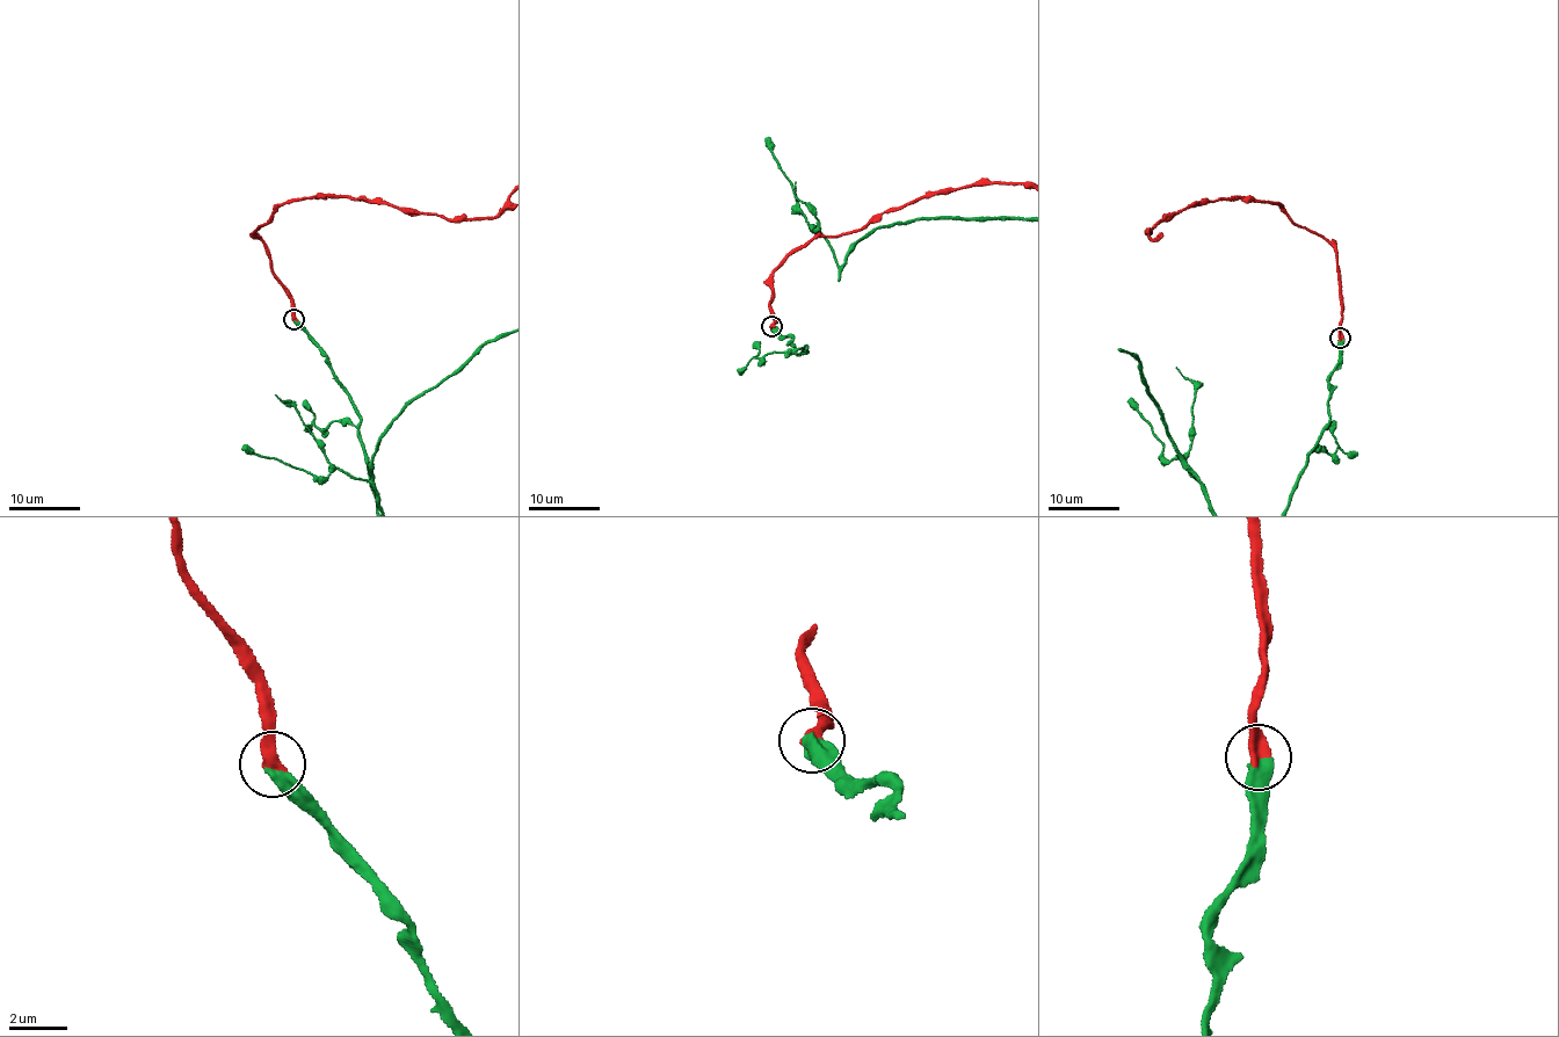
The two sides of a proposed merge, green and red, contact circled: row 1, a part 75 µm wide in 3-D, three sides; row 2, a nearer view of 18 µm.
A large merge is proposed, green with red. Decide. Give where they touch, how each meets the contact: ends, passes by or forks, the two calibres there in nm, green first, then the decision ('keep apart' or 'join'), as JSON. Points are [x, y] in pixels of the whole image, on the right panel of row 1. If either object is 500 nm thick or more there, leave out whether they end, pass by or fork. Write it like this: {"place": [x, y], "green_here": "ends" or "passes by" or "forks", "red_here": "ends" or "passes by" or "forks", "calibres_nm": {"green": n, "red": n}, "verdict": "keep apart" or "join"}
{"place": [1340, 338], "calibres_nm": {"green": 550, "red": 440}, "verdict": "join"}

